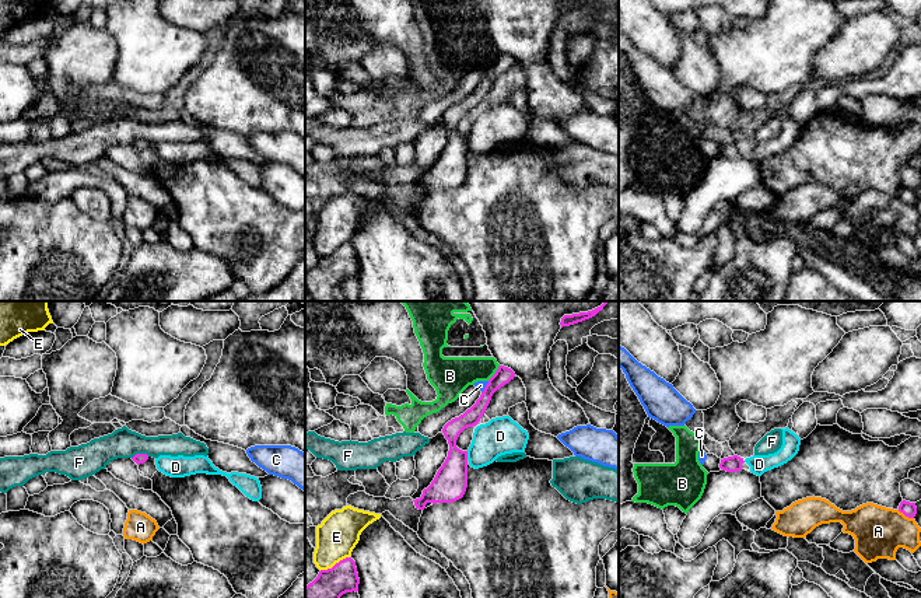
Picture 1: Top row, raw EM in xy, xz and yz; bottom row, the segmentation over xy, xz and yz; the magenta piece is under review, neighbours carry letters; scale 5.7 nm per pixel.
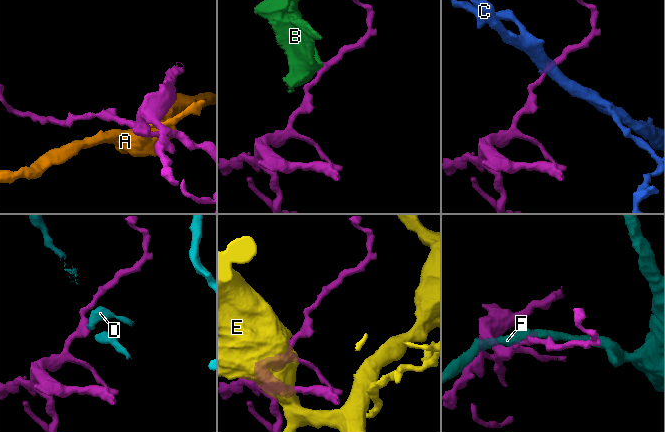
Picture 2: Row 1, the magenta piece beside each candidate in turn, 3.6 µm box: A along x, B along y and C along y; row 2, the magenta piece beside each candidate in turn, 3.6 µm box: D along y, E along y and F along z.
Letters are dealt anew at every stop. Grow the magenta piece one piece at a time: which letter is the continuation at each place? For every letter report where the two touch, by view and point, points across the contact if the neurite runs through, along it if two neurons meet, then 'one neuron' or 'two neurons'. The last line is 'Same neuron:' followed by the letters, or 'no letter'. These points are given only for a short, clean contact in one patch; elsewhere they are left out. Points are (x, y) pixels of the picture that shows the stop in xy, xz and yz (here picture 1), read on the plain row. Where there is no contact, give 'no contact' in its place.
A: contact yz (906, 202); two neurons
B: contact xz (496, 59); border xz (500, 52), (487, 66); two neurons
C: contact xz (486, 73); border xz (489, 67), (482, 79); two neurons
D: contact xz (466, 142); border xz (466, 137), (468, 144); two neurons
E: contact xz (336, 249); two neurons
F: contact xy (140, 140); border xy (149, 142), (136, 140), (132, 144); two neurons
Same neuron: no letter

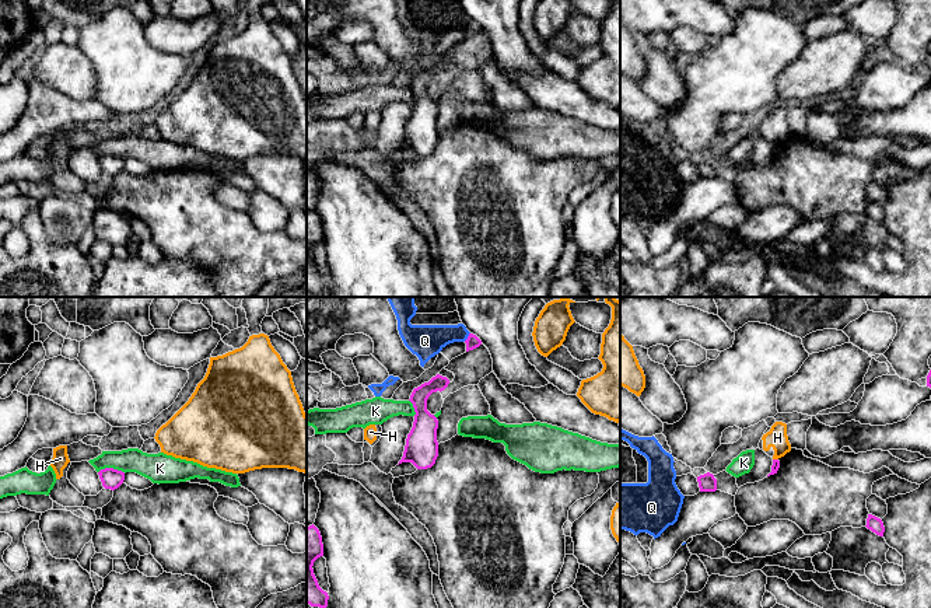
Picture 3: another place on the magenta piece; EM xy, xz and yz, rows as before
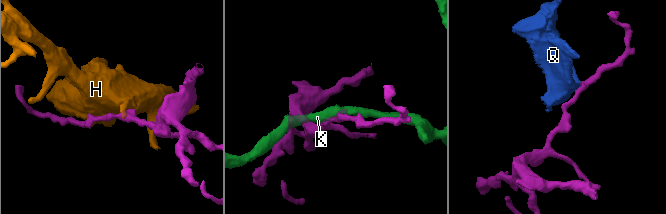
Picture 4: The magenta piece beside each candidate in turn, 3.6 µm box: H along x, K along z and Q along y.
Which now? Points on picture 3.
H: contact yz (776, 146); border yz (773, 144), (777, 146); two neurons
K: contact xy (112, 154); border xy (98, 157), (116, 154), (125, 159); two neurons
Q: contact xz (468, 23); border xz (469, 18), (464, 27); two neurons
Same neuron: no letter

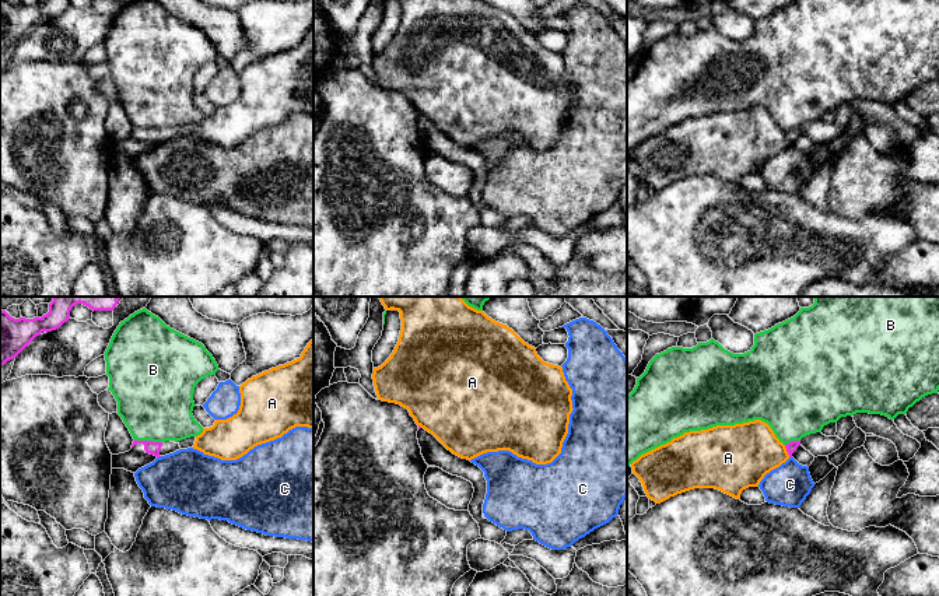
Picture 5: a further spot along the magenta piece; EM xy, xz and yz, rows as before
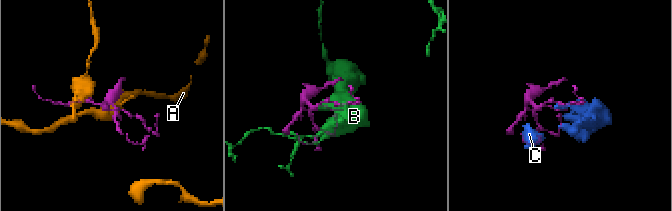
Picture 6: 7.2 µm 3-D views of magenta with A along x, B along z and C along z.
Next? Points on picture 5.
A: contact yz (787, 137); two neurons
B: contact xy (149, 128); two neurons
C: contact xy (158, 143); border xy (161, 143), (157, 144); two neurons
Same neuron: no letter

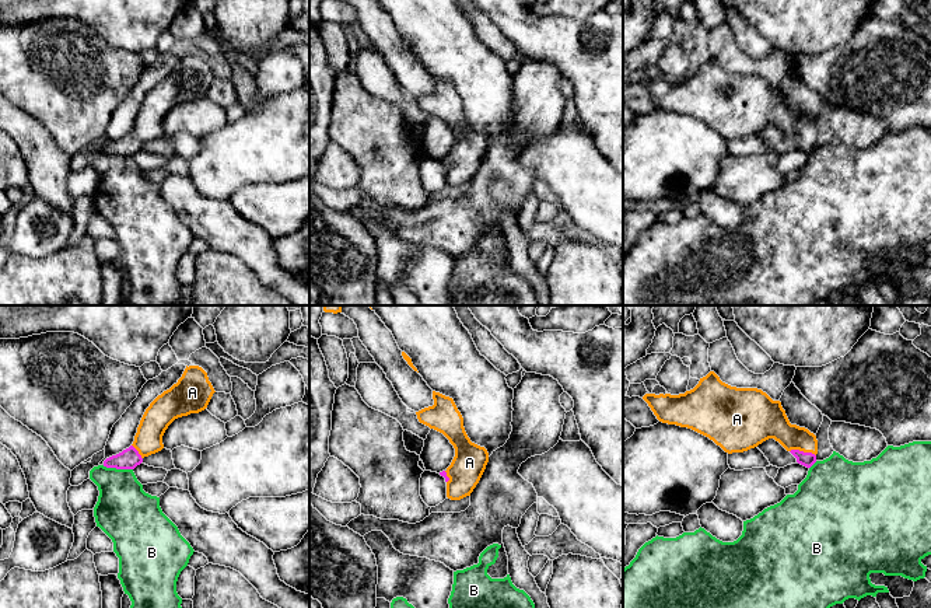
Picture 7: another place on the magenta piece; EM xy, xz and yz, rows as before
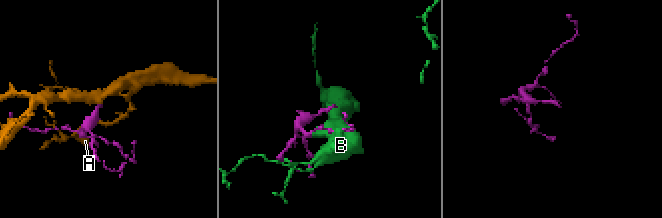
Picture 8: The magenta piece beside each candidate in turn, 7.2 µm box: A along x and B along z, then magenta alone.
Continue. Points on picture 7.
A: contact yz (802, 137); way yz (804, 144), (802, 137), (770, 108); one neuron
B: contact xy (118, 154); two neurons
Same neuron: A

